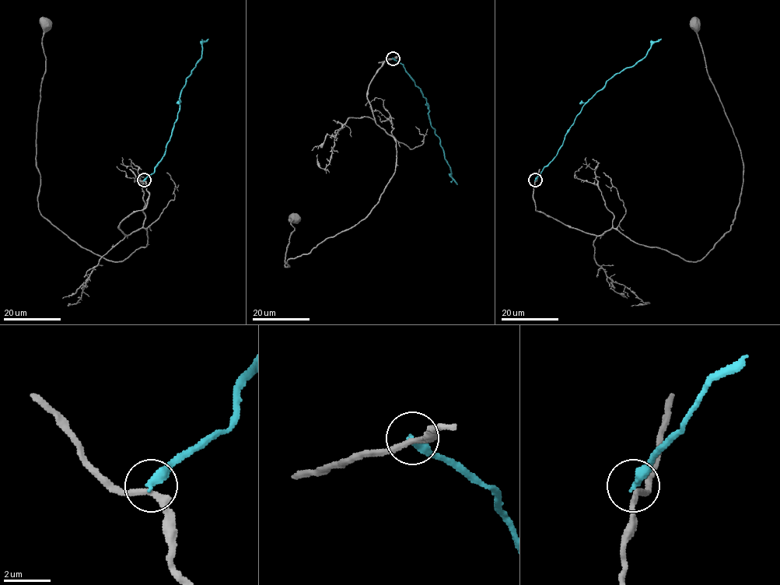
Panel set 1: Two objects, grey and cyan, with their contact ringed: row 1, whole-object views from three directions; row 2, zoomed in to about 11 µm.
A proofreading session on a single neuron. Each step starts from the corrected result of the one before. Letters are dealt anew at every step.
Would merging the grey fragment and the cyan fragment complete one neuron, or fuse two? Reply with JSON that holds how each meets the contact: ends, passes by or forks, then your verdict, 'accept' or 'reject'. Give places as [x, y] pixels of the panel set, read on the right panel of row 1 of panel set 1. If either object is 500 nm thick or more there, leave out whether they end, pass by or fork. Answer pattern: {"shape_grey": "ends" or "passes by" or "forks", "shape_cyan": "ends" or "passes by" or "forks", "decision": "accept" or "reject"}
{"shape_grey": "passes by", "shape_cyan": "ends", "decision": "reject"}

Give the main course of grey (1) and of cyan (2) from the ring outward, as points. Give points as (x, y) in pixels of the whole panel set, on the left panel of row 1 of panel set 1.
1: (144, 180), (147, 205), (118, 227), (145, 229), (148, 243), (122, 261), (42, 215), (45, 25)
2: (144, 180), (153, 173), (163, 155), (177, 117), (180, 94), (201, 56), (201, 43), (208, 39)

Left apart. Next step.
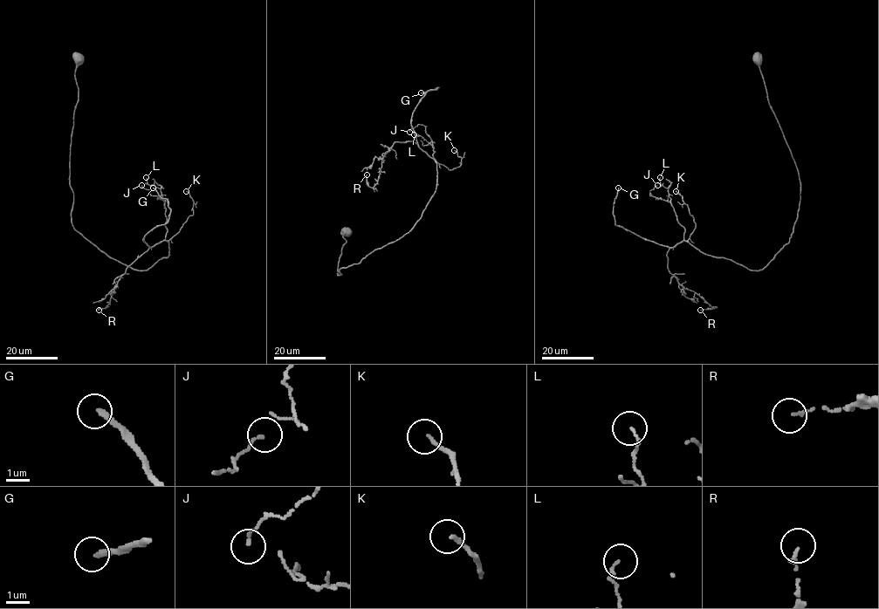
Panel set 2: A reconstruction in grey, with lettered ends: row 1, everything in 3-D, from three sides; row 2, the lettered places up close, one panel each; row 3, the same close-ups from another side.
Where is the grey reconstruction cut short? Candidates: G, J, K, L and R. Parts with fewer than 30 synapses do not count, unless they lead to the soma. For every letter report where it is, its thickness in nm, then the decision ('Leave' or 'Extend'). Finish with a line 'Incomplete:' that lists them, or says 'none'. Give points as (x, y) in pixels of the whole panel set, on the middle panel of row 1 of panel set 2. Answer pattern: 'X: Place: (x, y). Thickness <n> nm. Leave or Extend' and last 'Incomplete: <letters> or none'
G: Place: (421, 92). Thickness 240 nm. Extend
J: Place: (409, 132). Thickness 110 nm. Leave
K: Place: (454, 150). Thickness 170 nm. Extend
L: Place: (414, 134). Thickness 110 nm. Leave
R: Place: (367, 174). Thickness 130 nm. Leave
Incomplete: G, K

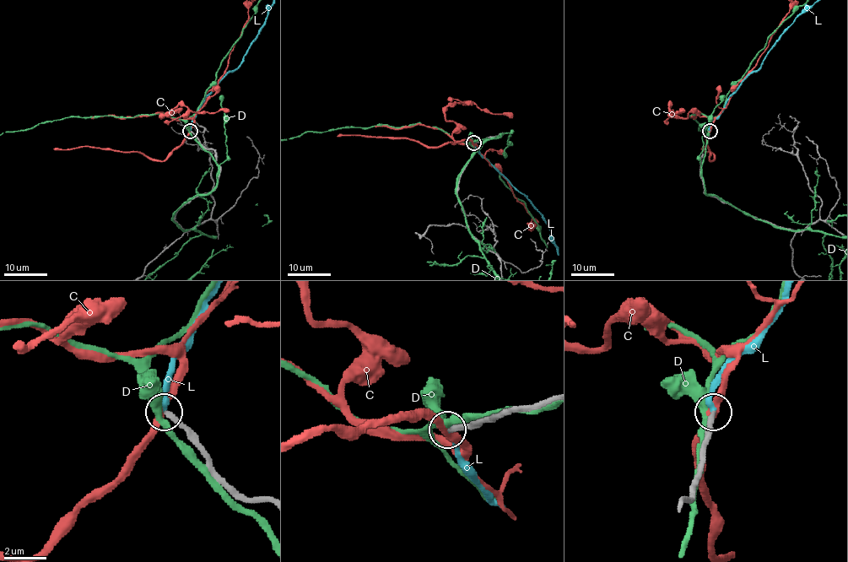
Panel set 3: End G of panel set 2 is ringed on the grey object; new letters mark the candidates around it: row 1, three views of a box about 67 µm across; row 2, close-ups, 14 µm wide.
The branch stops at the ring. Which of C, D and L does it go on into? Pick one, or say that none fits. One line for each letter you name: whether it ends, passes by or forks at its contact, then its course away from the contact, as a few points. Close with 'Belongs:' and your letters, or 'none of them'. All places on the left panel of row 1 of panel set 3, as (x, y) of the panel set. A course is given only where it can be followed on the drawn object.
L: it ends
Belongs: L

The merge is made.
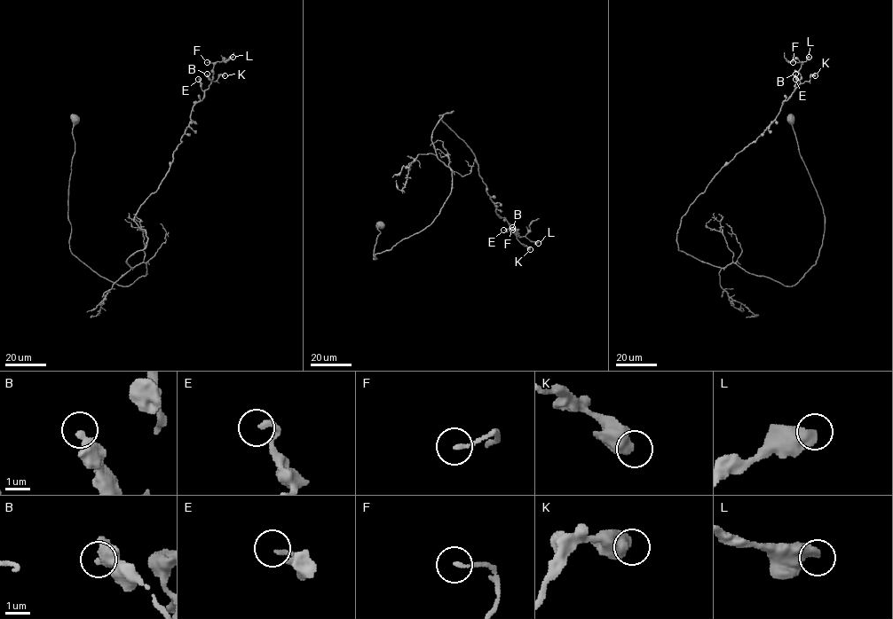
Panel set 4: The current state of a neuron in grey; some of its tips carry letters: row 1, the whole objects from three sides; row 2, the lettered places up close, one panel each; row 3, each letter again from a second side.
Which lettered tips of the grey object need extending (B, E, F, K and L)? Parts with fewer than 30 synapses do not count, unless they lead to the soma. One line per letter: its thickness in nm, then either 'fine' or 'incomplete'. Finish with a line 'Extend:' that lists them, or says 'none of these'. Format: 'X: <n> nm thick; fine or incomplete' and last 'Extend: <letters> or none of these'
B: 380 nm thick; fine
E: 170 nm thick; fine
F: 160 nm thick; fine
K: 700 nm thick; fine
L: 600 nm thick; fine
Extend: none of these

